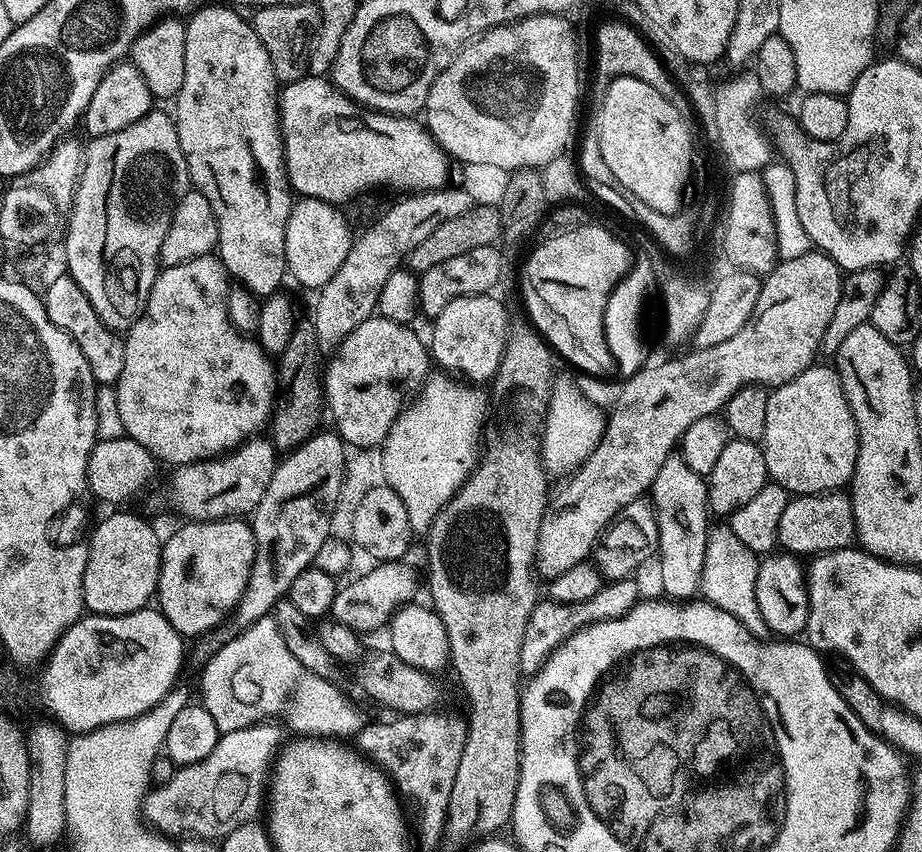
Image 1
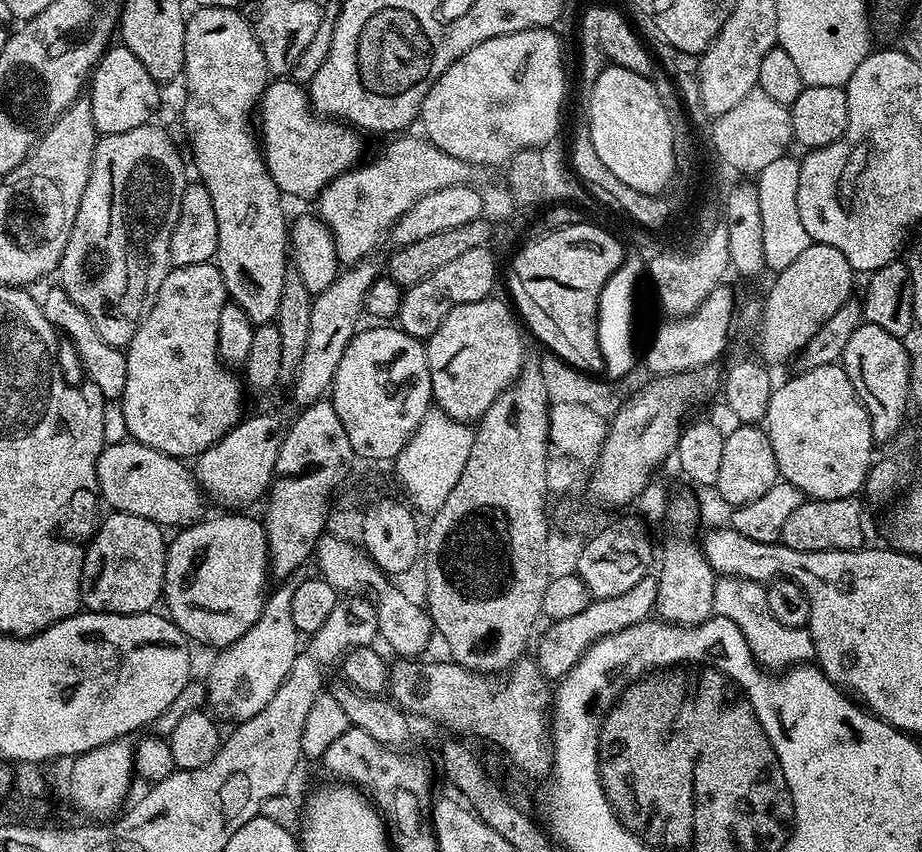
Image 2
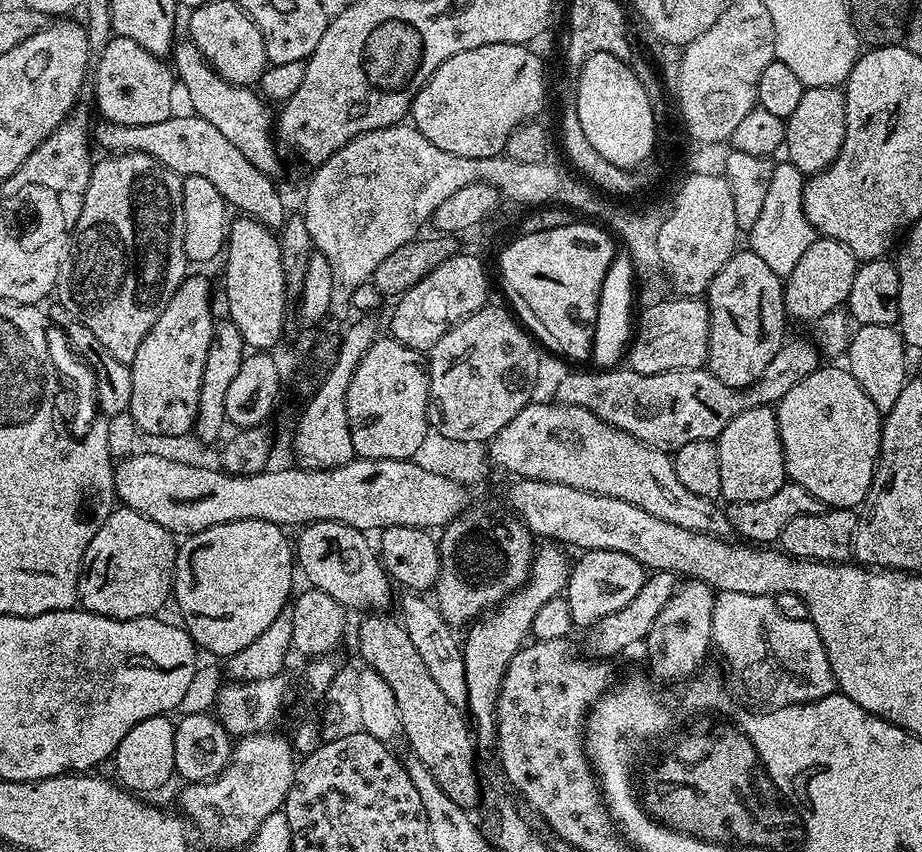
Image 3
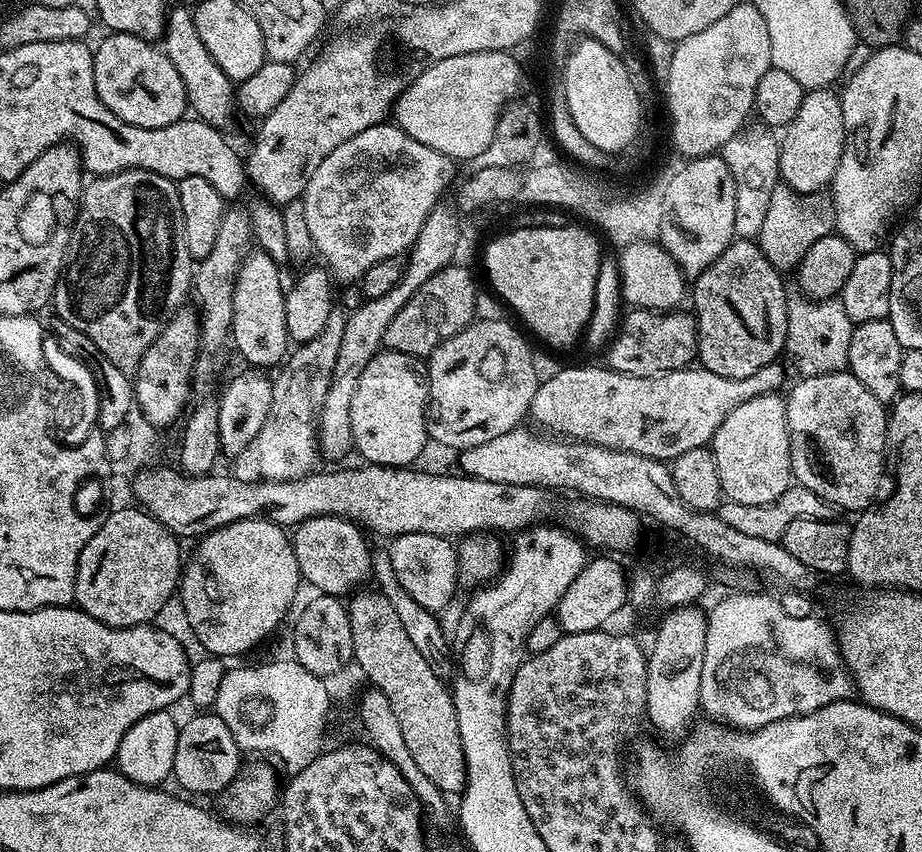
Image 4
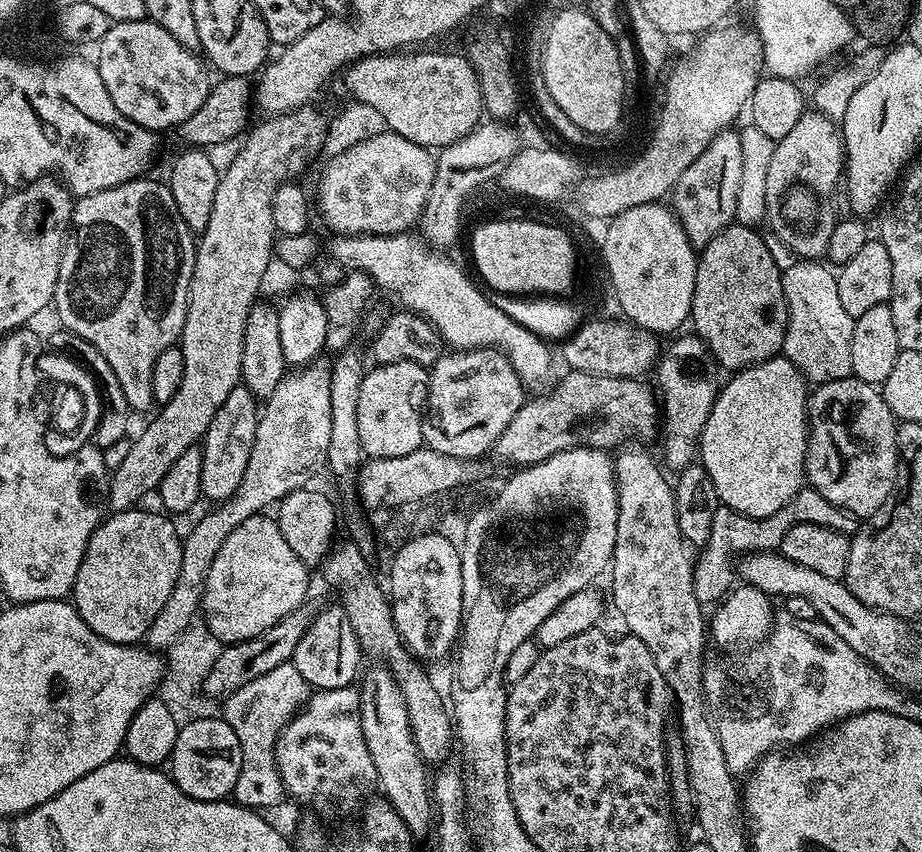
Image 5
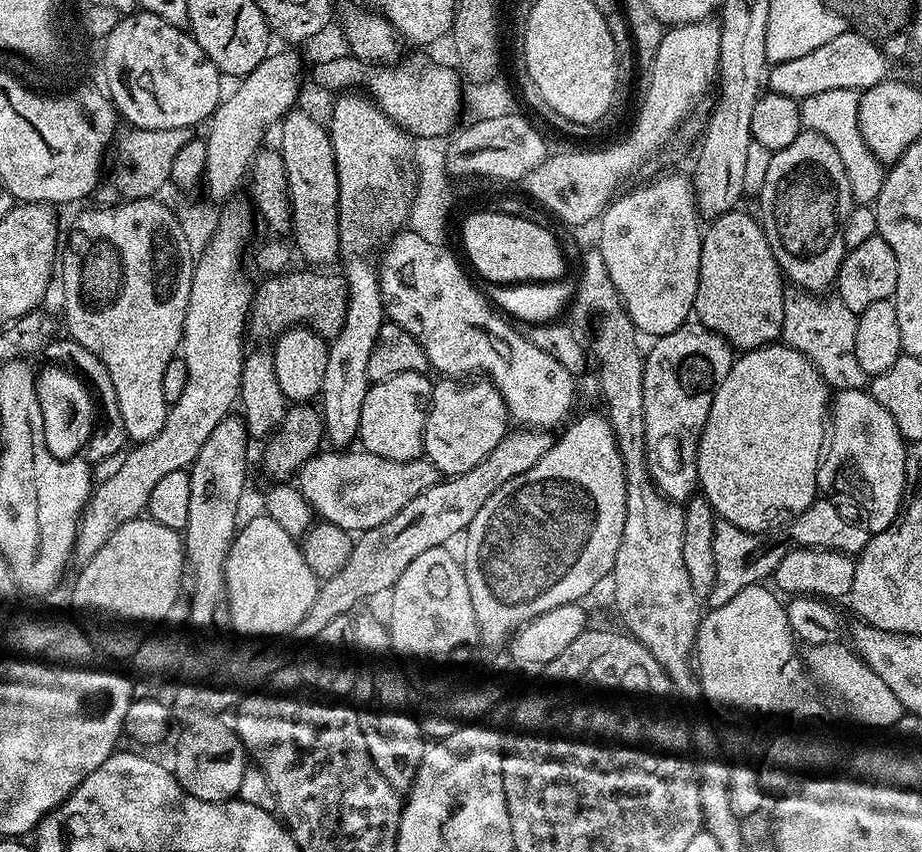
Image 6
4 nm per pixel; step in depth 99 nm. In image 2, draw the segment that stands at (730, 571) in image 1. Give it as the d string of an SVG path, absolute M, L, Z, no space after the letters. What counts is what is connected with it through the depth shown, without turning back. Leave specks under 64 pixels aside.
M720 576L714 586L712 606L715 615L730 618L730 622L738 626L742 638L746 640L746 646L750 648L750 654L765 670L787 670L809 663L815 657L816 647L807 627L782 626L782 622L778 622L774 614L770 614L768 593L765 585L759 580L739 580L733 576Z

